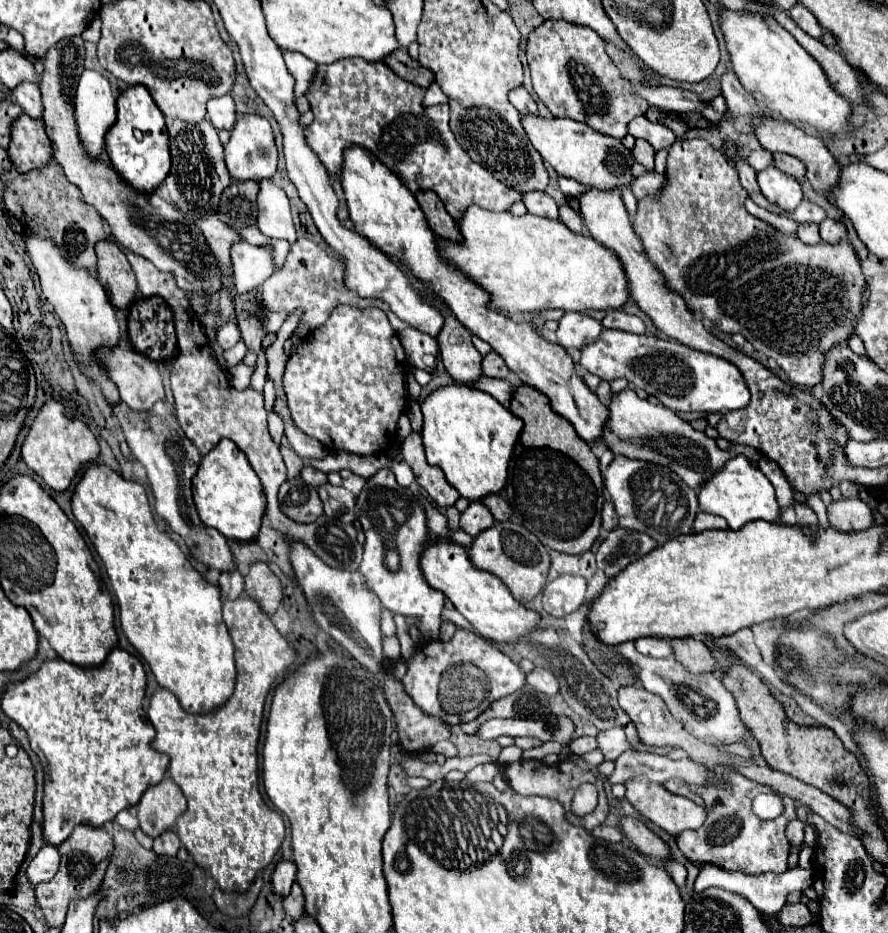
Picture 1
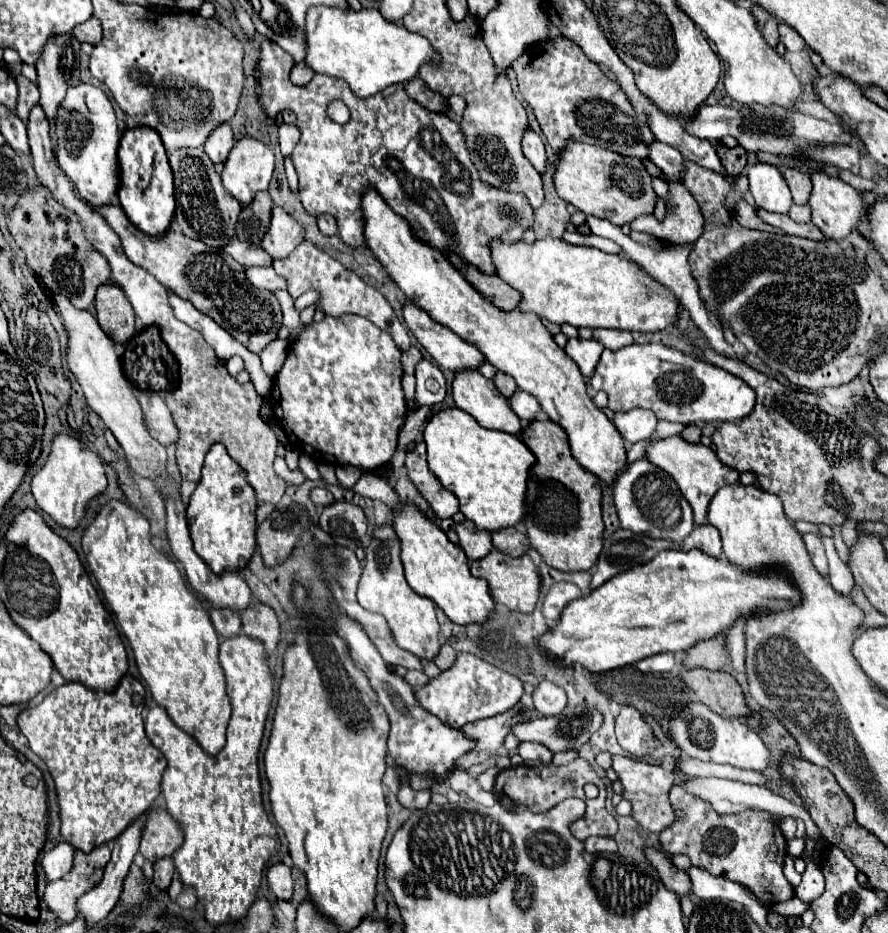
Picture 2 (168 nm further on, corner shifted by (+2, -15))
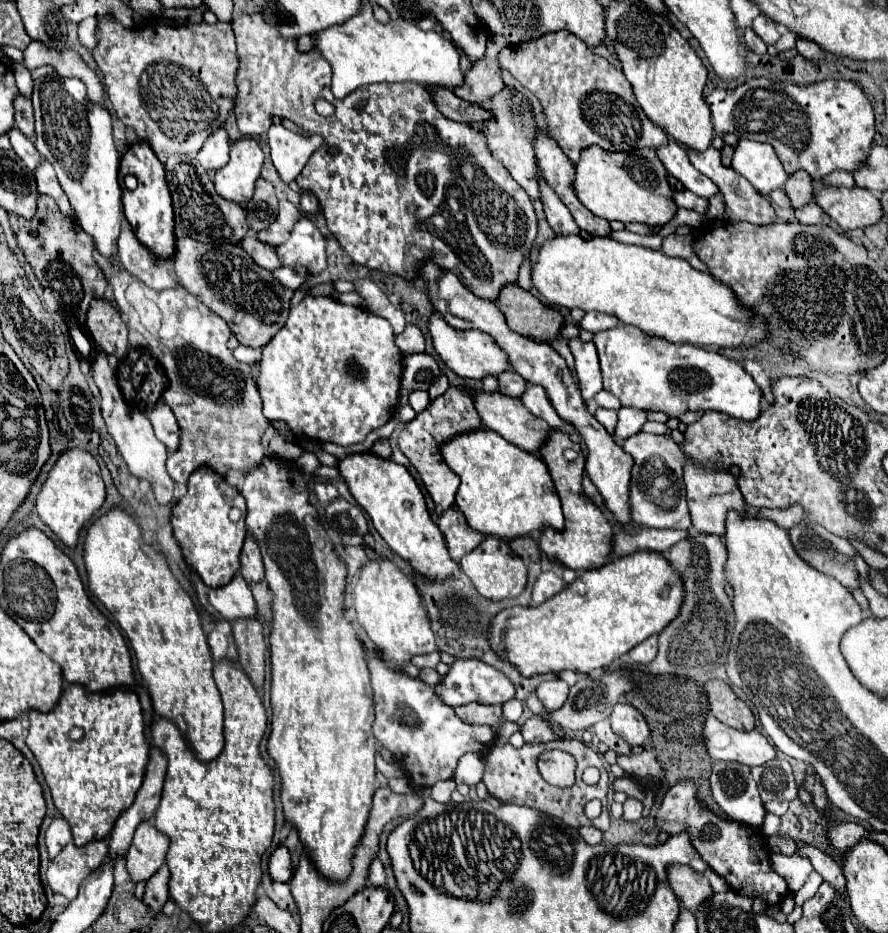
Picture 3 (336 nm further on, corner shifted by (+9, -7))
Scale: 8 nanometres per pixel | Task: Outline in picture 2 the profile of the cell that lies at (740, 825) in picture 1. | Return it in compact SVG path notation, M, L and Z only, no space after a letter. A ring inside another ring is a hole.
M676 784L669 791L669 800L679 819L671 828L659 834L665 852L685 854L691 858L693 866L751 888L751 892L761 898L763 904L793 898L793 888L783 876L787 842L779 830L779 818L767 816L763 810L719 816L710 804L695 798Z

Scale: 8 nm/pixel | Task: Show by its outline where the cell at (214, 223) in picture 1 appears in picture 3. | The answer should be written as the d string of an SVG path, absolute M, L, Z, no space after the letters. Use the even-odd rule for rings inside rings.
M248 234L242 244L240 244L254 260L256 264L260 264L262 268L268 268L268 270L276 270L276 268L282 268L284 264L280 264L280 258L276 256L276 248L270 246L270 244L264 244L256 238L256 234Z

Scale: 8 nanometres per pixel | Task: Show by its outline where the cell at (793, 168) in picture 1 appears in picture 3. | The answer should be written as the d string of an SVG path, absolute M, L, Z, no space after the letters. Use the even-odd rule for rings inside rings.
M796 170L794 174L788 176L788 180L784 184L784 192L790 198L792 208L800 208L804 204L810 204L812 202L812 196L814 196L812 178L804 170Z

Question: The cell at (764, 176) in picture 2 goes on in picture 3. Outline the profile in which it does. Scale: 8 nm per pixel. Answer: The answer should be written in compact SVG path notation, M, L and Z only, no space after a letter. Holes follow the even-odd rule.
M738 140L732 156L732 168L750 180L750 184L762 194L782 188L788 178L774 148L756 140Z

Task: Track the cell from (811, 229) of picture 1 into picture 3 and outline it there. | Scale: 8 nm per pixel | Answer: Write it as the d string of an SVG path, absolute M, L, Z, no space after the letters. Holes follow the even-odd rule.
M816 202L798 208L796 216L802 224L830 224L830 216Z

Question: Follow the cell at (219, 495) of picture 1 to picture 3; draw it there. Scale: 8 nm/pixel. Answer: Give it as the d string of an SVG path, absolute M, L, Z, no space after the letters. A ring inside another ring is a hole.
M200 468L190 476L186 496L182 496L172 508L170 524L174 538L182 550L182 558L190 566L190 570L194 570L210 588L226 586L240 568L240 550L246 538L246 524L244 520L232 522L228 518L232 508L246 510L244 498L210 468Z

